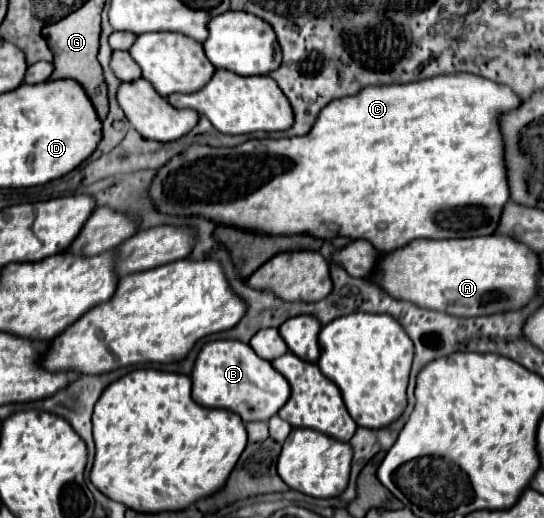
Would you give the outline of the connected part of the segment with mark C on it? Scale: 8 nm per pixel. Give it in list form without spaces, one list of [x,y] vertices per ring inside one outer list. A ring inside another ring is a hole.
[[[449,74],[449,76],[435,76],[419,82],[409,82],[409,84],[389,84],[389,86],[367,86],[363,92],[347,98],[339,98],[331,104],[327,104],[311,132],[307,136],[297,136],[297,138],[265,138],[265,140],[247,140],[239,146],[227,148],[227,146],[201,146],[193,144],[187,148],[187,152],[181,152],[179,156],[173,156],[163,164],[155,178],[151,180],[151,186],[147,190],[153,206],[161,214],[171,214],[171,216],[201,216],[205,220],[211,220],[213,224],[235,224],[235,228],[251,228],[253,232],[267,232],[271,236],[281,236],[287,232],[289,236],[295,236],[295,232],[311,232],[315,238],[321,240],[331,240],[337,236],[343,238],[363,238],[379,252],[391,252],[415,238],[469,238],[469,236],[487,236],[493,234],[503,206],[509,200],[509,188],[507,188],[507,170],[505,170],[505,160],[503,160],[503,138],[499,132],[499,116],[507,110],[513,110],[521,104],[519,96],[497,82],[491,82],[483,76],[475,74]]]

